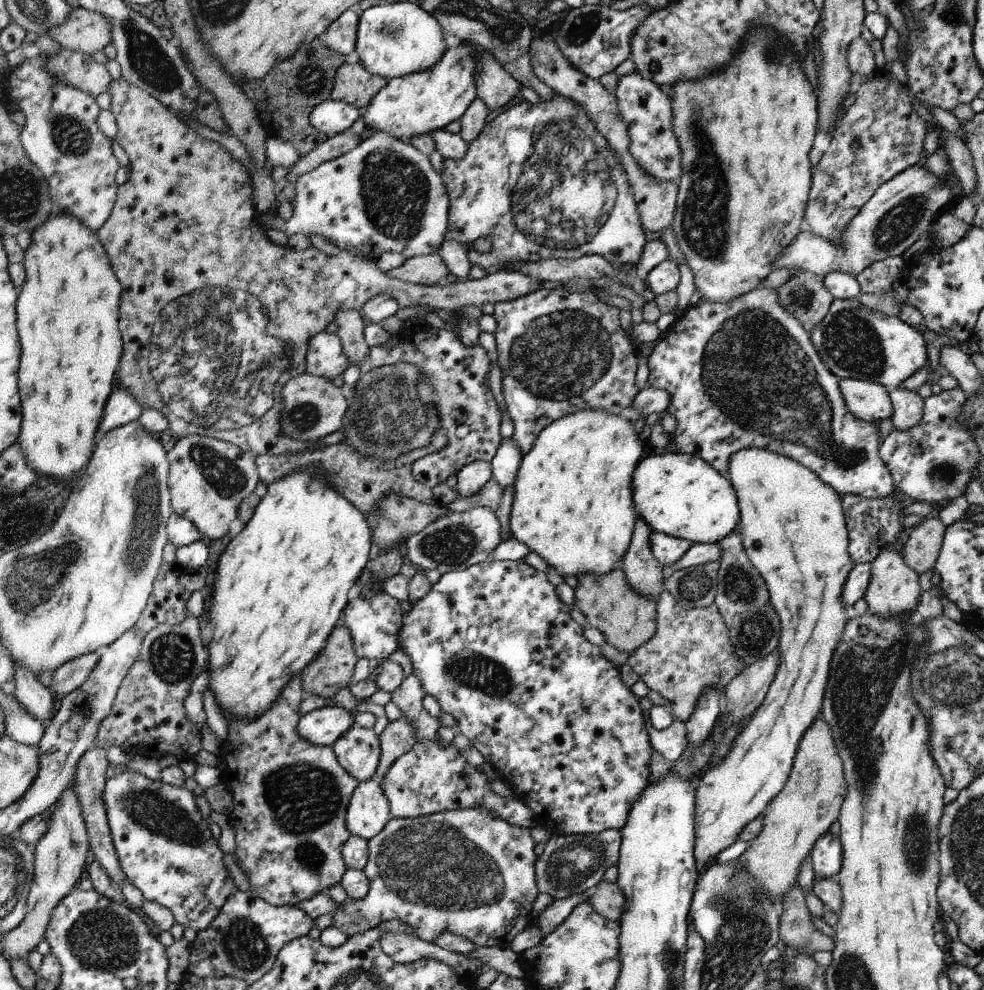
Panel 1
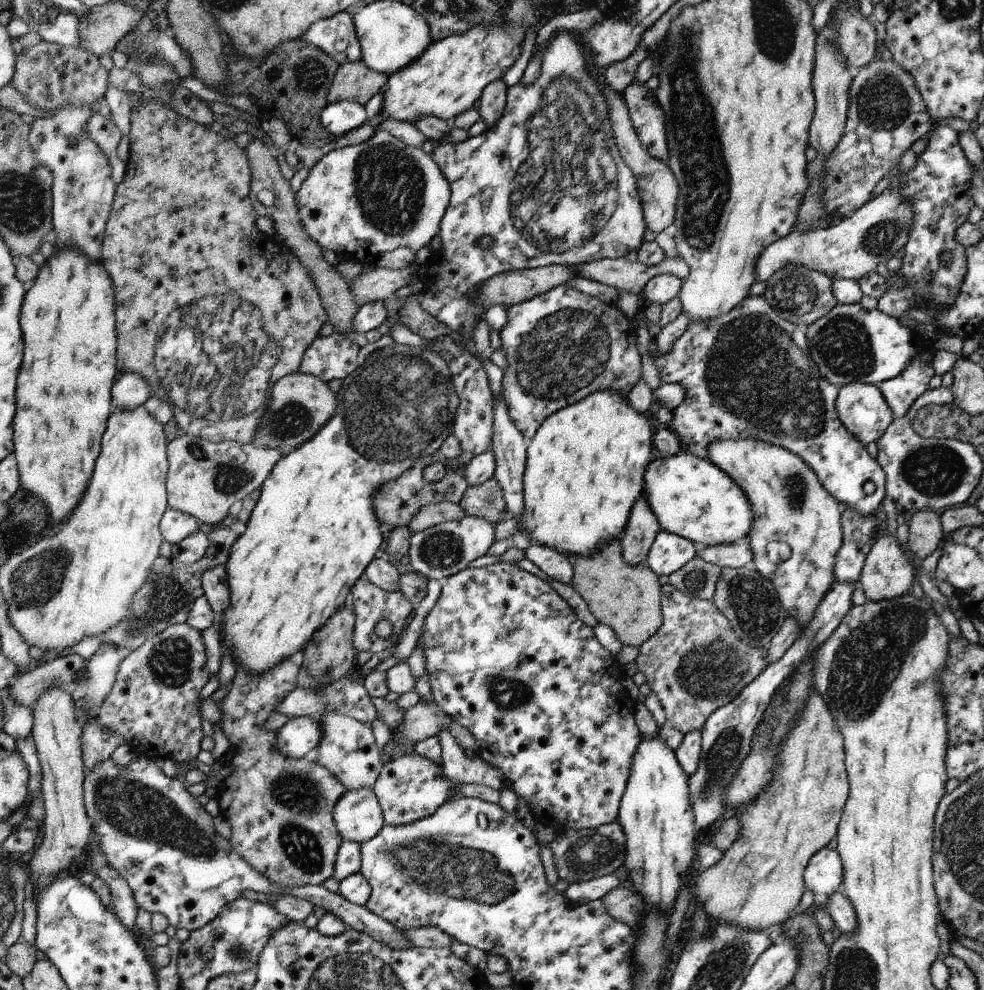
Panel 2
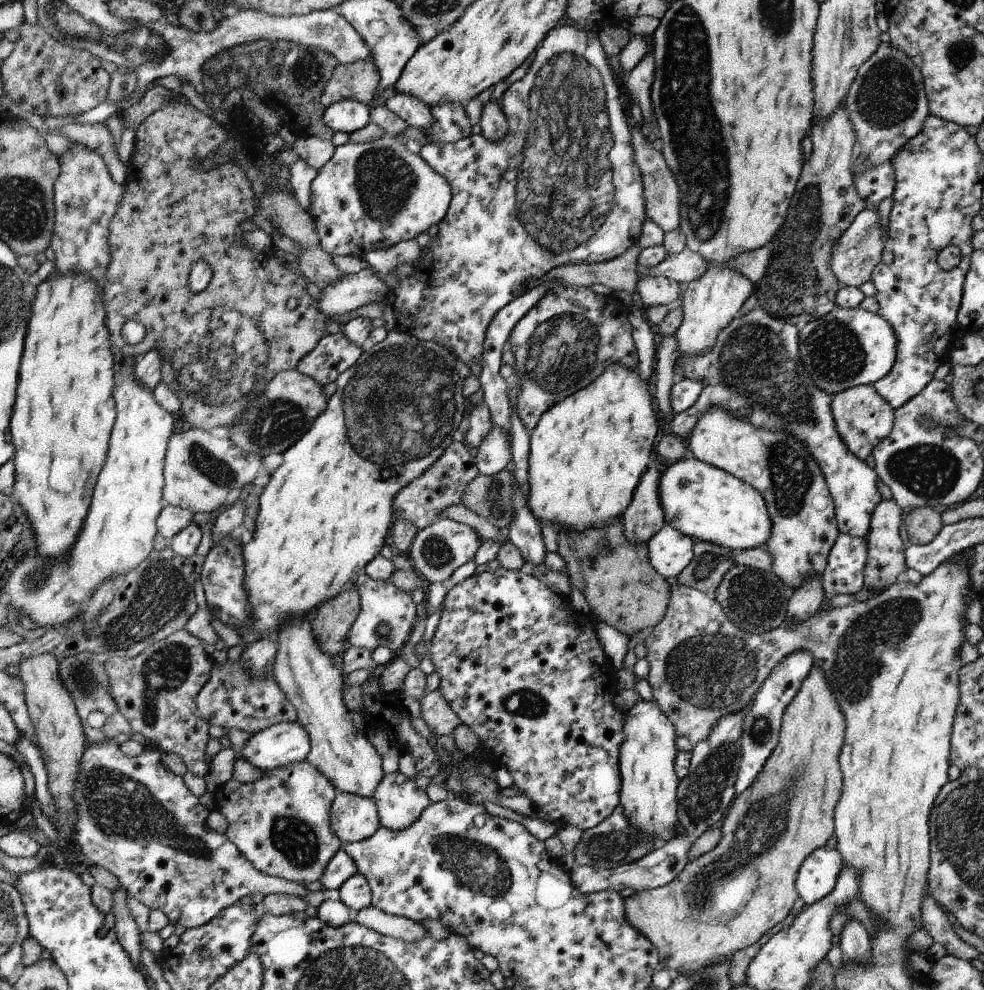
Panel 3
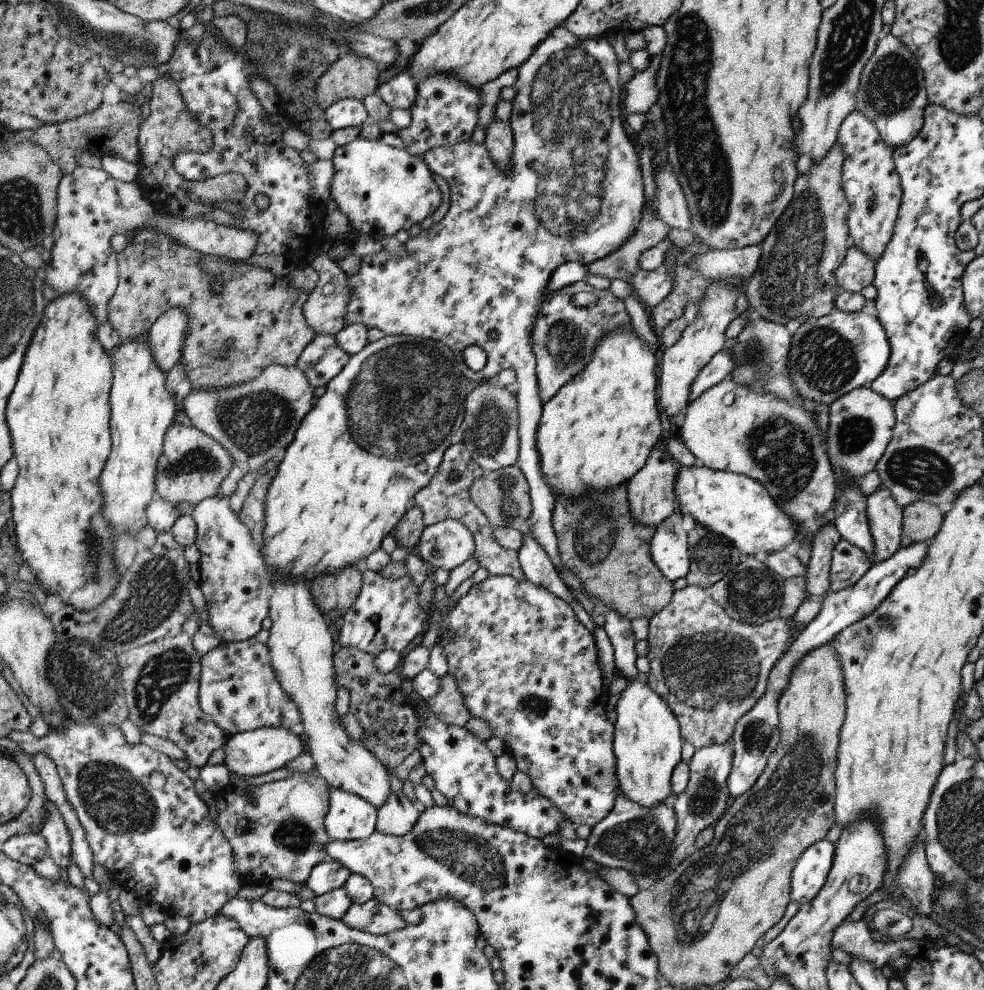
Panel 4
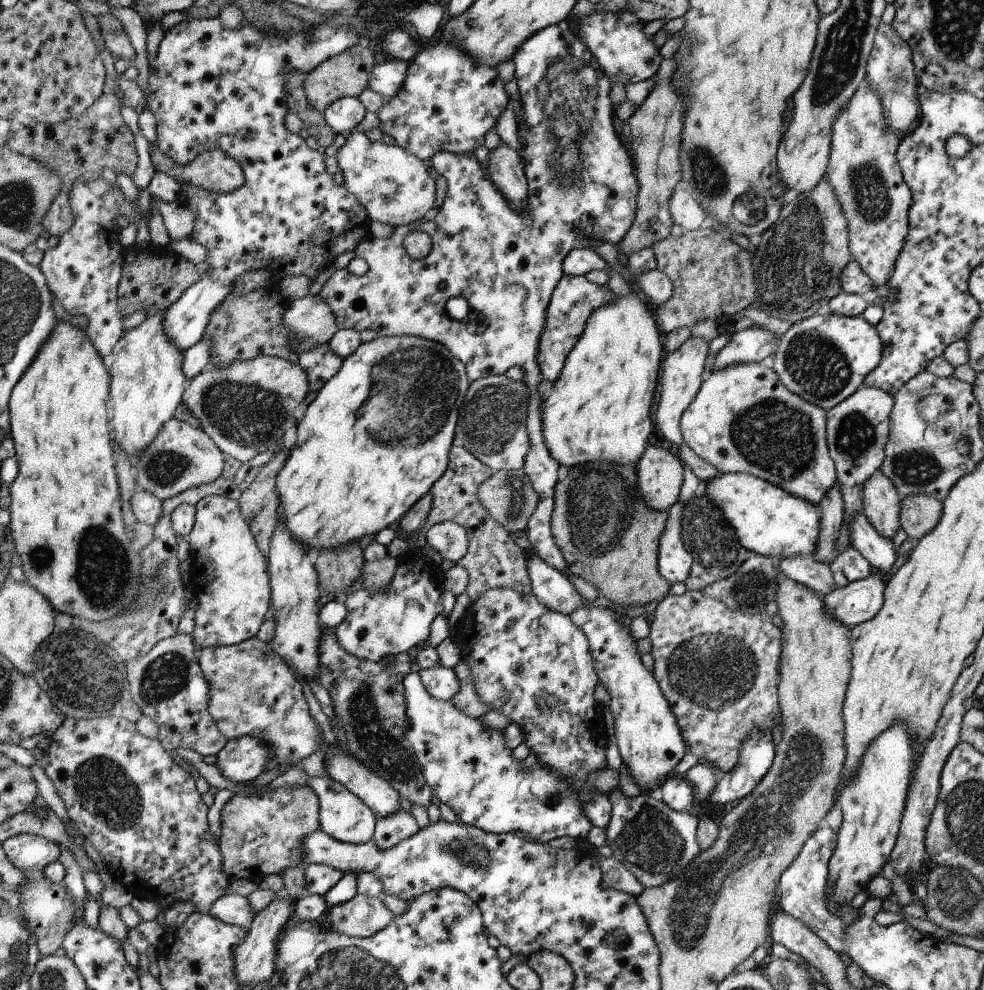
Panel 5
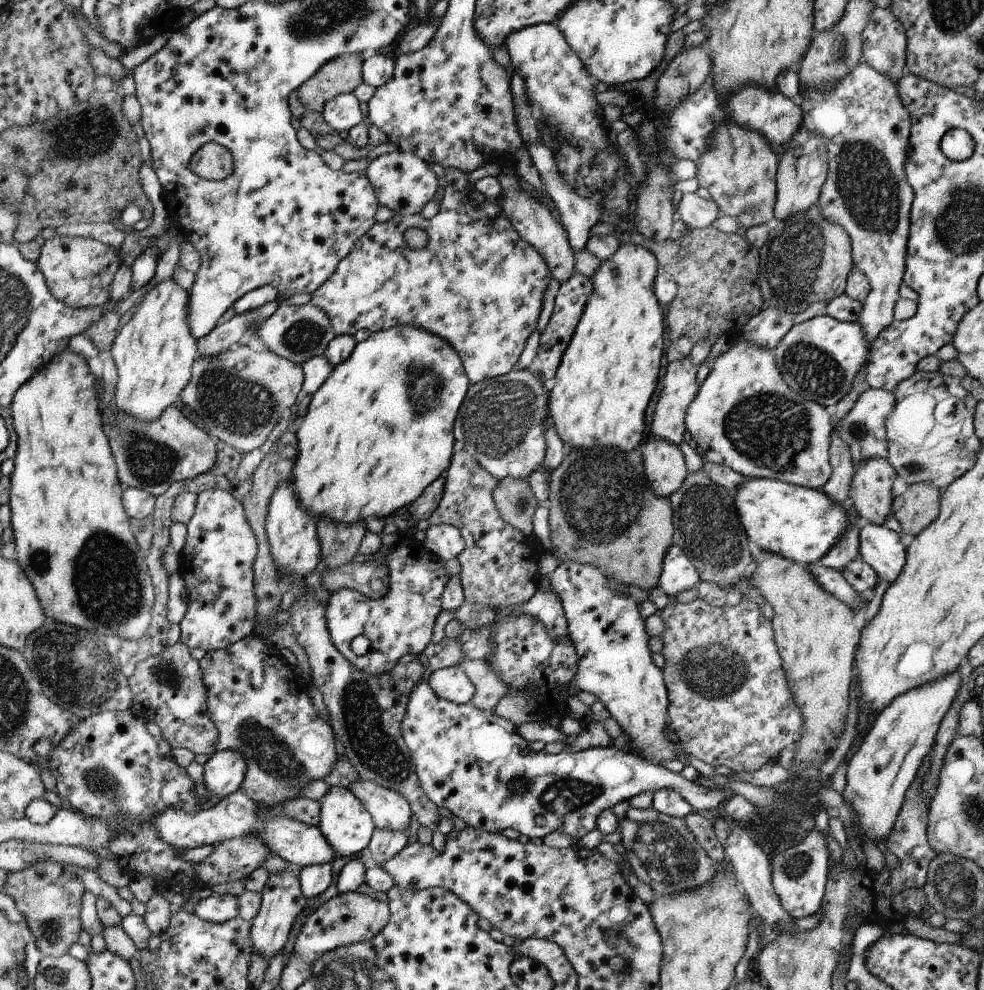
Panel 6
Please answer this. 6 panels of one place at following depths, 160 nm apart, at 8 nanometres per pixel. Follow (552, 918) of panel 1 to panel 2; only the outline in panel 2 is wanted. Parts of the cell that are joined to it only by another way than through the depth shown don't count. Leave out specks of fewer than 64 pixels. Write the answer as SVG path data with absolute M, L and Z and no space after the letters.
M616 873L600 876L600 878L592 878L588 881L572 882L564 892L564 896L574 905L587 904L602 899L614 888L618 888L620 884L622 885L622 880Z

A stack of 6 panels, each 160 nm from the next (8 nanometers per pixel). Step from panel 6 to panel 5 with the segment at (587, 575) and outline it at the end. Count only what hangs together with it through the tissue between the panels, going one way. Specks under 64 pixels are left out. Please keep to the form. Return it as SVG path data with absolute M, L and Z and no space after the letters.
M581 606L570 617L578 628L587 633L600 682L611 696L609 707L615 720L613 740L634 778L633 782L642 792L662 786L688 751L670 701L659 687L659 681L640 662L637 646L630 640L628 628L622 626L608 606Z

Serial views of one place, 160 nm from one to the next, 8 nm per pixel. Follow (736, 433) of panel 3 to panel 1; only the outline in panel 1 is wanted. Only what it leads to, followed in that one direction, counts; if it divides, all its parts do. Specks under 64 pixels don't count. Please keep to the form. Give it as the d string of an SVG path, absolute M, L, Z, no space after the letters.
M747 448L734 454L726 477L739 497L743 547L751 563L767 581L772 606L781 622L781 636L777 647L778 666L766 698L734 737L727 755L704 770L696 781L695 860L700 868L715 861L722 850L732 846L743 828L763 814L772 799L786 786L794 769L799 744L812 723L820 718L834 649L843 639L852 616L852 609L843 603L843 588L856 565L850 555L850 534L847 532L842 494L826 484L812 469L768 449Z

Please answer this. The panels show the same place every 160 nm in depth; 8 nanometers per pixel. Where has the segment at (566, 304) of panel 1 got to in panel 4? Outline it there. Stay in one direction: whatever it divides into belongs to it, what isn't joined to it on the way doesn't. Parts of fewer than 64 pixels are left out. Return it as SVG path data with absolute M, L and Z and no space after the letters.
M584 280L548 294L532 332L533 350L538 358L539 395L543 404L587 367L599 342L619 327L620 330L630 330L631 316L625 302L608 289L596 289Z

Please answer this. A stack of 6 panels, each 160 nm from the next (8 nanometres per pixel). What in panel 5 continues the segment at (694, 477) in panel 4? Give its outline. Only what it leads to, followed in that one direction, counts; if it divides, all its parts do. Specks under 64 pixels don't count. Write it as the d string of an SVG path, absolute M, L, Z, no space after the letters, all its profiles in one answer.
M720 473L703 482L701 489L722 510L735 528L740 544L749 551L778 558L814 555L822 511L812 503L752 473Z

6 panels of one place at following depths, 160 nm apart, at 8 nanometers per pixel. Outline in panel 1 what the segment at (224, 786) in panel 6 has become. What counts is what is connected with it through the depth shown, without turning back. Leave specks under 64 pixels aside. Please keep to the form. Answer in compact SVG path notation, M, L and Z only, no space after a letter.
M337 705L324 706L301 716L297 731L302 738L312 744L332 747L354 724L352 711Z

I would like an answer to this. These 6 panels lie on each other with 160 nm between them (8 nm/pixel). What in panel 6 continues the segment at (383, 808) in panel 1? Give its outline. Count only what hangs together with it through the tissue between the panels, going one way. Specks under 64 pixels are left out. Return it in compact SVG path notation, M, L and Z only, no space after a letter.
M331 786L322 798L322 817L318 828L323 838L332 846L334 858L338 862L350 859L350 856L366 850L371 843L371 837L375 833L375 822L366 806L349 789Z

